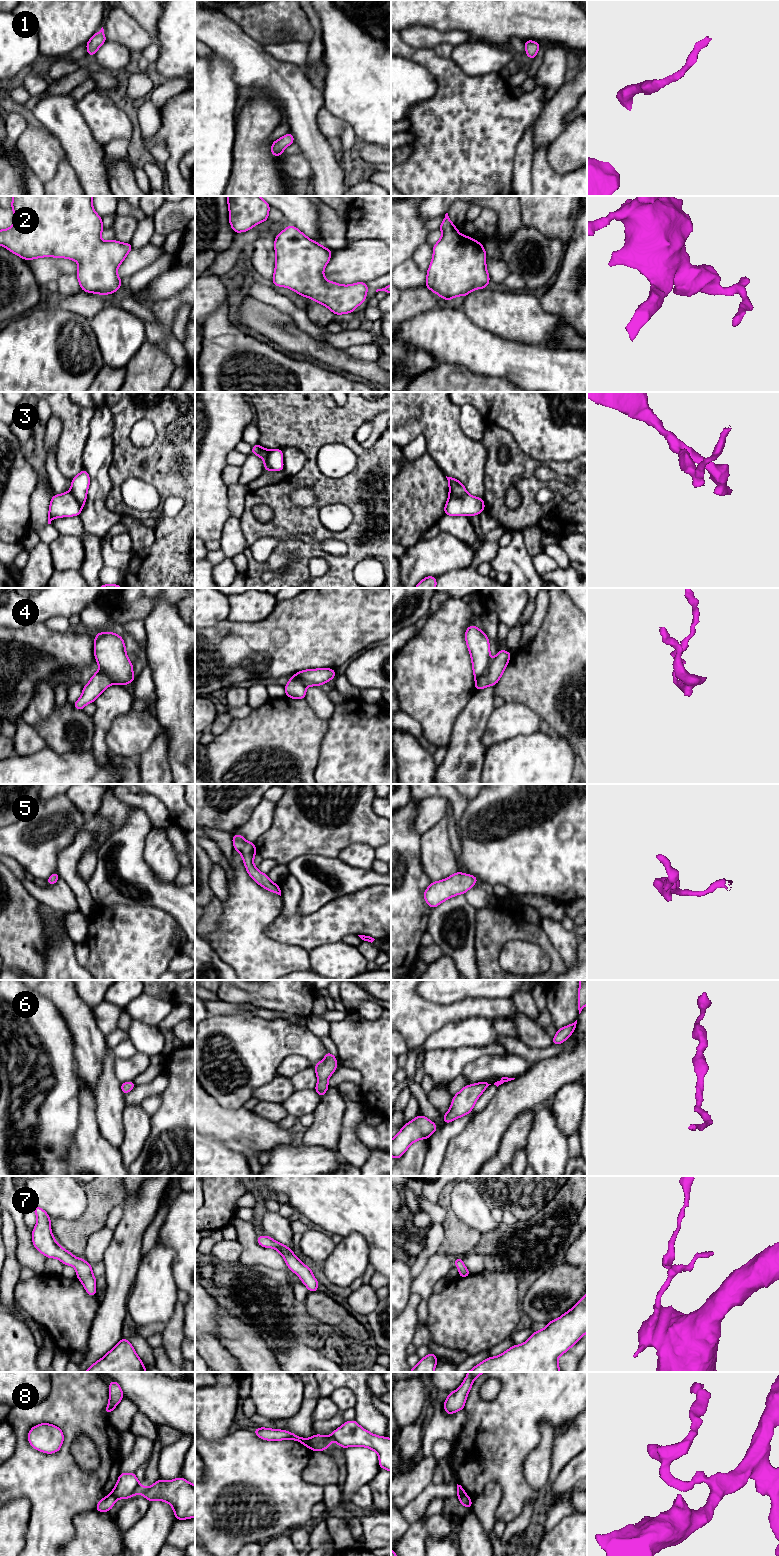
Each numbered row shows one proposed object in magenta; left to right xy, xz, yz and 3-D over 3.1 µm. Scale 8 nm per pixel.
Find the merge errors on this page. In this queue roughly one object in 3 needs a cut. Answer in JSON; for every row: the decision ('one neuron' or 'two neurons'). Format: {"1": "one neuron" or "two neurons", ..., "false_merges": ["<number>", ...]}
{"1": "one neuron", "2": "one neuron", "3": "two neurons", "4": "two neurons", "5": "one neuron", "6": "one neuron", "7": "one neuron", "8": "two neurons", "false_merges": ["3", "4", "8"]}

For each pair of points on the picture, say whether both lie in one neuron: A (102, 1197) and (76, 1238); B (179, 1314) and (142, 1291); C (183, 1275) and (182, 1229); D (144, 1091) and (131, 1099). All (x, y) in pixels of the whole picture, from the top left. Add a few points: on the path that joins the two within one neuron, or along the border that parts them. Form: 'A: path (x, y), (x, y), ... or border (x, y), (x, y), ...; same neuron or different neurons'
A: path (98, 1207), (94, 1217), (83, 1228); same neuron
B: border (177, 1301), (173, 1316), (166, 1325); different neurons
C: path (183, 1264), (183, 1240); same neuron
D: path (141, 1092), (134, 1097); same neuron

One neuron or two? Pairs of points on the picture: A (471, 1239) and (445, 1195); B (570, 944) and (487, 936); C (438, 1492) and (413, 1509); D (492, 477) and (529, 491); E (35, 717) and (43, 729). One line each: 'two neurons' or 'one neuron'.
A: one neuron
B: two neurons
C: one neuron
D: one neuron
E: two neurons

